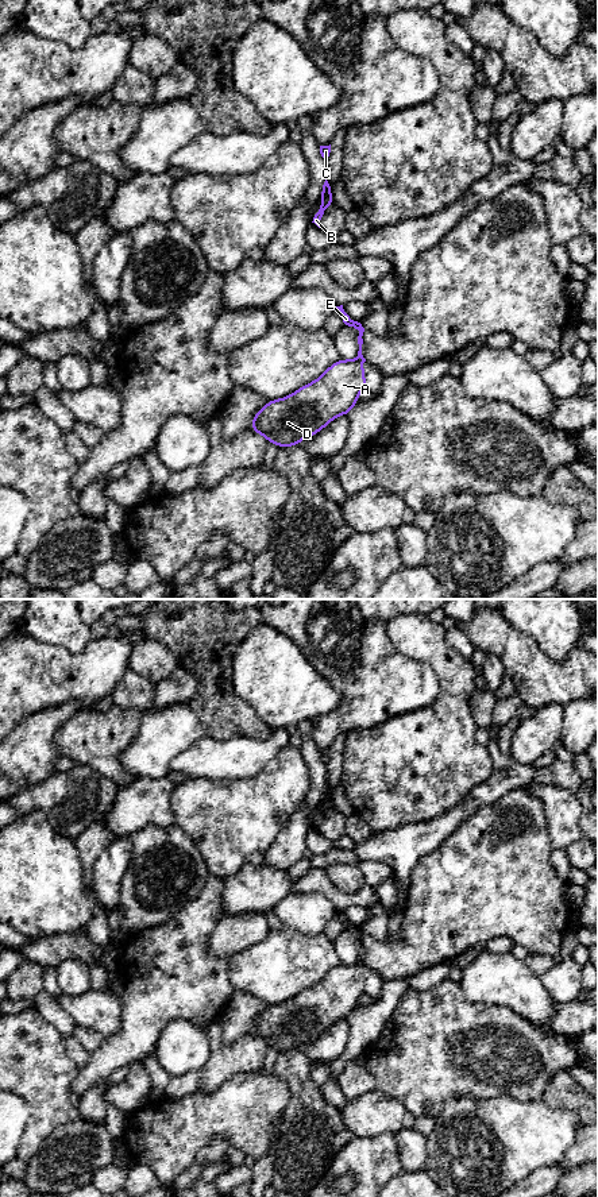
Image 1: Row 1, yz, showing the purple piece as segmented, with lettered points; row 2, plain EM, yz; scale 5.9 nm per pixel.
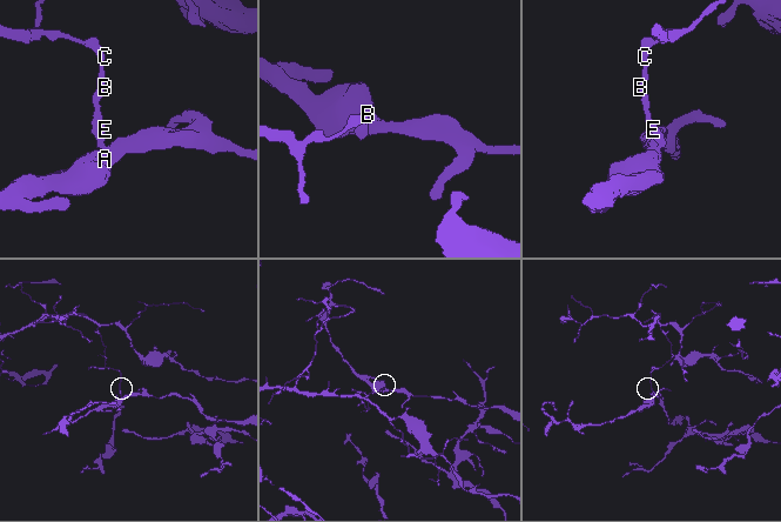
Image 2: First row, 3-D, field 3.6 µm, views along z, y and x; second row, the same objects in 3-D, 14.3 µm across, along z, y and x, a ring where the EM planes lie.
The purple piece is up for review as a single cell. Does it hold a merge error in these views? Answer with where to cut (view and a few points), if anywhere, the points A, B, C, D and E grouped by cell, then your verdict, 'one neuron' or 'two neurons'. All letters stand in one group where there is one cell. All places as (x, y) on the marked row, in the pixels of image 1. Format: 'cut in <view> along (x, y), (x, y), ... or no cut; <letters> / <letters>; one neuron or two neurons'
cut in yz along (357, 358), (361, 365); A D / B C E; two neurons

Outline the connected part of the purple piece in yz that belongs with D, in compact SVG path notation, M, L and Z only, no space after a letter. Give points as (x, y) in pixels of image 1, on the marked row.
M340 359L312 383L258 410L250 425L279 448L297 445L327 426L335 417L348 414L366 389L358 359Z

